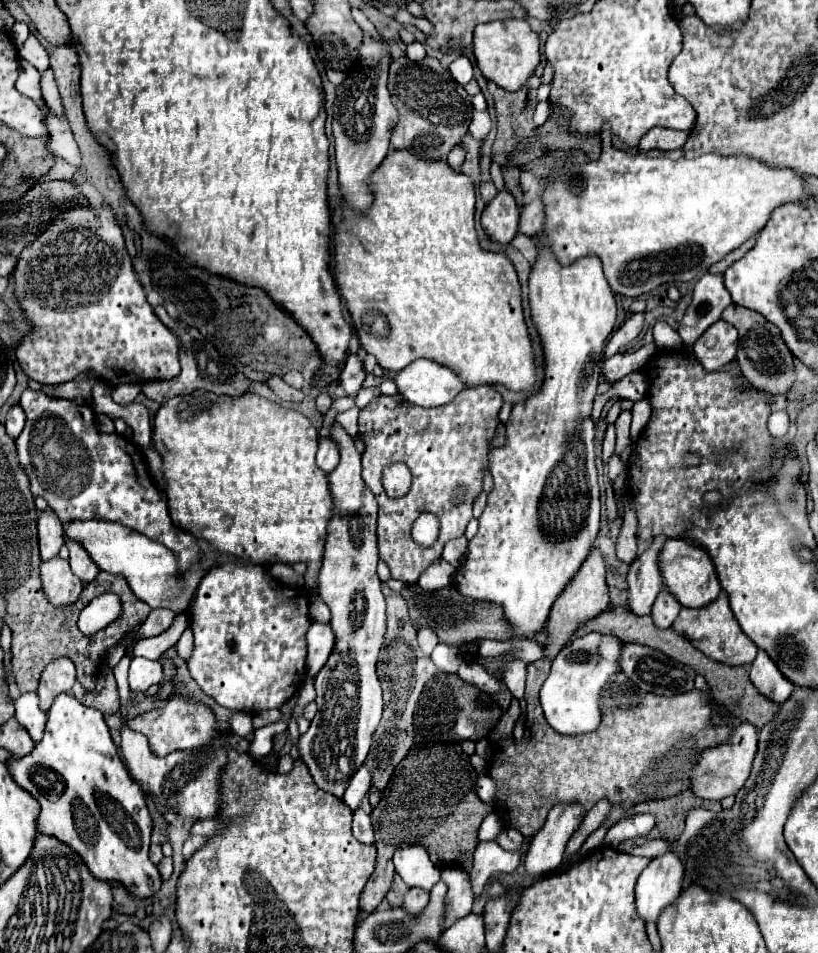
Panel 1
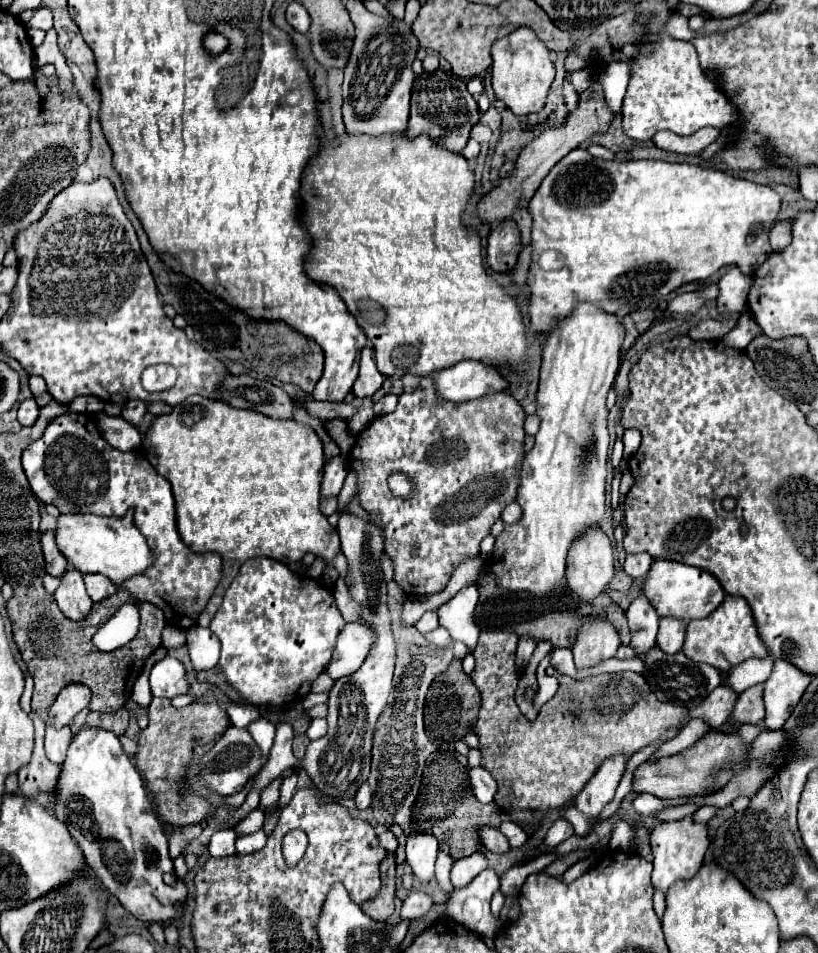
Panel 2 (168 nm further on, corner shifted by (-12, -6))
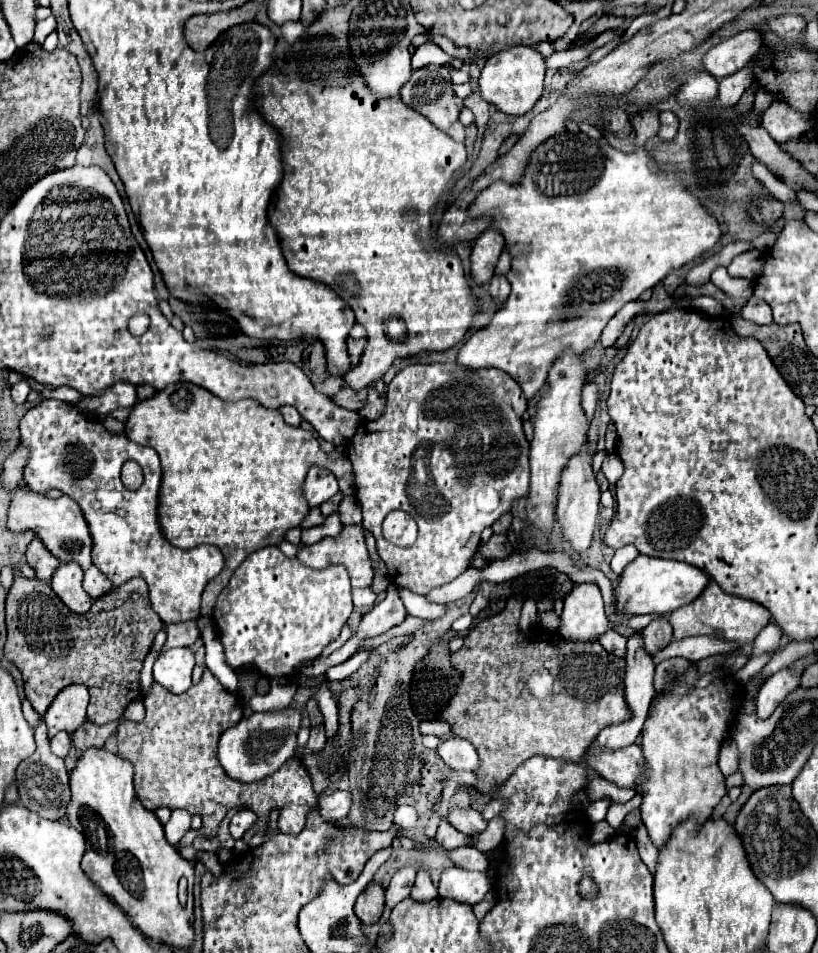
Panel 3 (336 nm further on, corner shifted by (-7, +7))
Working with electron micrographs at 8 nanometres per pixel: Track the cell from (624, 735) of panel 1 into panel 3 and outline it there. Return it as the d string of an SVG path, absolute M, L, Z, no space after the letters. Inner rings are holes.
M510 598L500 614L486 618L472 628L464 638L462 650L452 654L452 666L462 674L462 682L448 702L448 708L442 712L442 720L450 722L452 732L476 748L480 756L476 790L482 794L494 794L498 786L502 786L514 770L532 756L546 756L560 762L582 762L586 750L594 744L594 738L602 728L630 718L630 706L626 706L624 698L624 658L608 654L598 642L566 642L556 632L548 634L542 626L532 626L526 632L520 632L520 608L520 598Z

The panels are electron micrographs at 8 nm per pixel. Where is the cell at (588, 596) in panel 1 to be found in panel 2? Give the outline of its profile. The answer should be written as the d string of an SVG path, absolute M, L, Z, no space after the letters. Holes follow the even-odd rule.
M599 525L587 527L581 535L575 537L569 555L567 555L567 583L581 601L593 601L613 579L613 551L609 537L601 531Z

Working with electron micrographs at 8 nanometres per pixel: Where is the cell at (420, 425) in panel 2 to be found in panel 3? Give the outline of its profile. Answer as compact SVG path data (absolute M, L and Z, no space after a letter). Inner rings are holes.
M412 364L412 366L406 366L404 370L400 370L394 380L388 384L386 388L386 394L388 394L388 400L386 400L386 410L380 418L376 420L370 420L370 422L364 422L362 426L358 426L354 438L350 440L350 446L348 446L348 458L354 466L354 486L356 486L356 500L362 508L362 516L364 516L364 528L370 530L376 538L376 546L378 546L378 554L380 558L384 560L386 568L388 568L388 574L392 578L392 582L400 588L408 588L416 594L426 594L430 592L432 588L436 586L442 586L450 580L454 580L458 574L462 574L468 566L470 566L470 558L474 556L474 552L478 550L478 544L480 544L480 532L488 526L492 526L500 514L504 512L510 512L512 504L516 500L520 500L522 496L528 494L528 484L530 484L530 468L528 468L528 442L524 438L524 432L522 432L522 414L526 412L526 396L522 392L522 388L516 384L516 380L512 380L508 374L504 374L502 370L496 370L496 368L488 368L488 370L464 370L462 366L458 364ZM470 394L482 394L484 398L490 400L490 404L494 406L496 412L492 414L486 414L486 416L480 416L476 414L472 408L470 408ZM410 402L420 402L420 412L418 412L418 428L412 430L406 426L406 408L410 408ZM392 510L404 510L408 514L412 514L412 518L416 518L416 524L418 524L418 540L414 542L412 548L398 548L390 542L384 540L382 536L382 520L386 518L386 514L390 514Z

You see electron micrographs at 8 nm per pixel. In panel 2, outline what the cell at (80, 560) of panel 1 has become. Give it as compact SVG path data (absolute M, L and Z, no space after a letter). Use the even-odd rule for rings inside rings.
M85 575L85 585L87 585L87 593L91 597L91 601L103 601L107 597L111 597L117 591L117 585L111 583L111 579L103 577L103 575Z

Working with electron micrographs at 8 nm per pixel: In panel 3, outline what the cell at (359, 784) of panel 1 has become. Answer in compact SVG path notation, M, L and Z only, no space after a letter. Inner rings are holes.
M336 790L336 792L330 794L330 796L322 796L320 806L322 806L320 816L322 816L326 822L334 822L336 818L344 818L344 816L348 816L350 806L352 806L350 792L348 792L348 790Z

